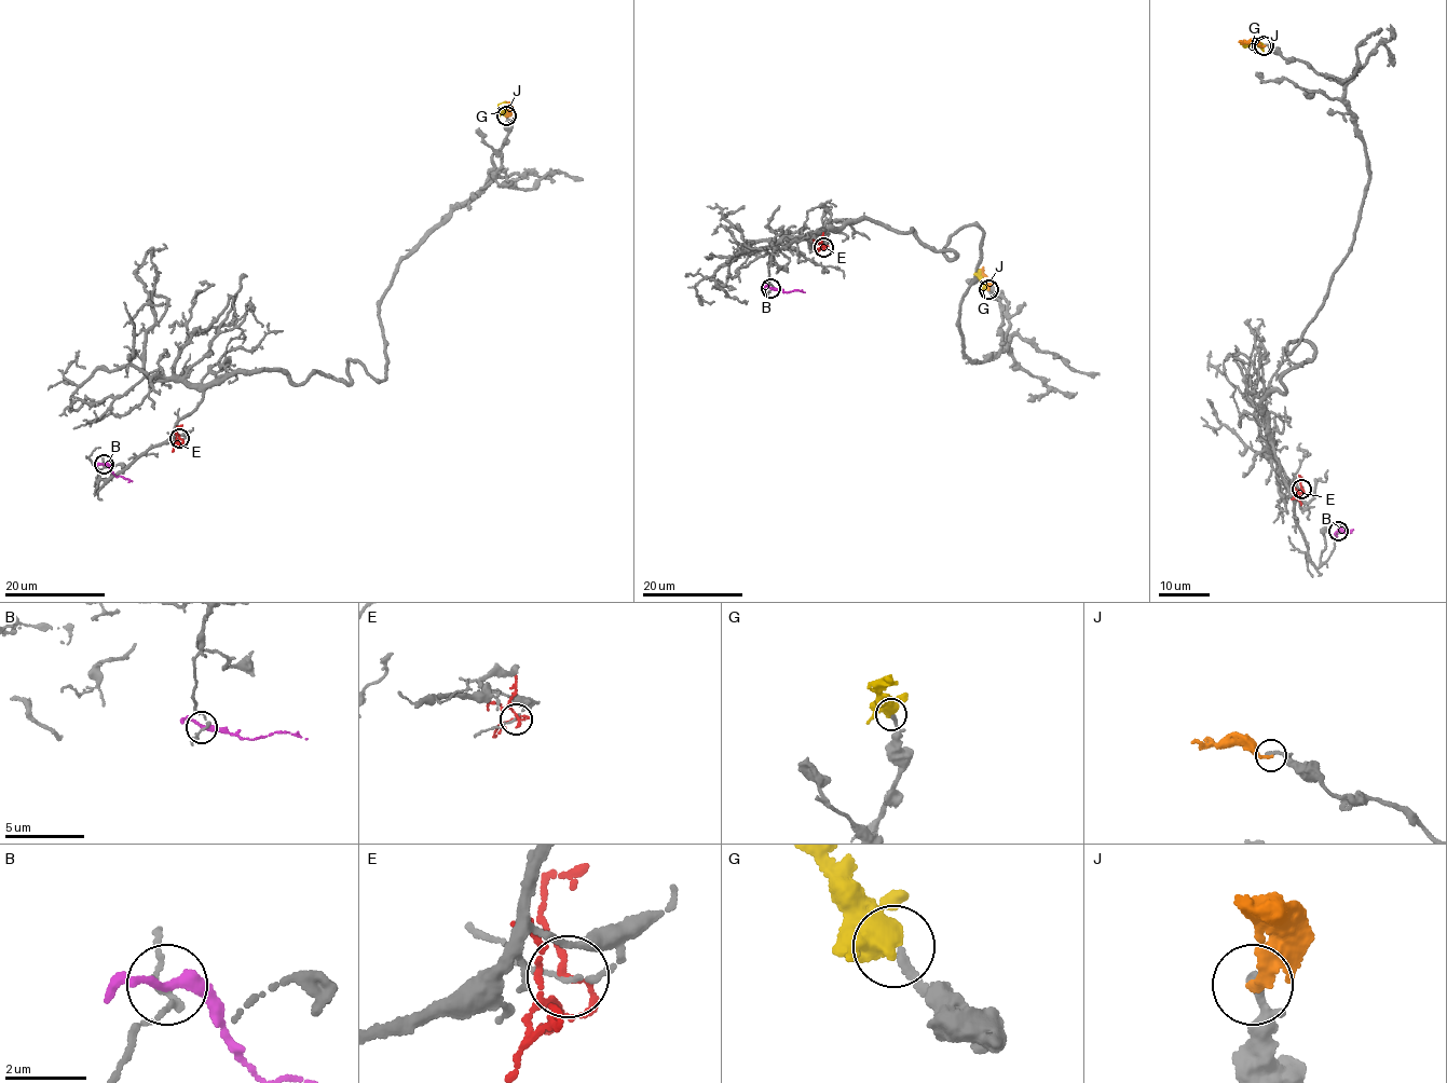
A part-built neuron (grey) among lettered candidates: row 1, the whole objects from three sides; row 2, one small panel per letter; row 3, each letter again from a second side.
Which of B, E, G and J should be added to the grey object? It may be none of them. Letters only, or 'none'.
G

